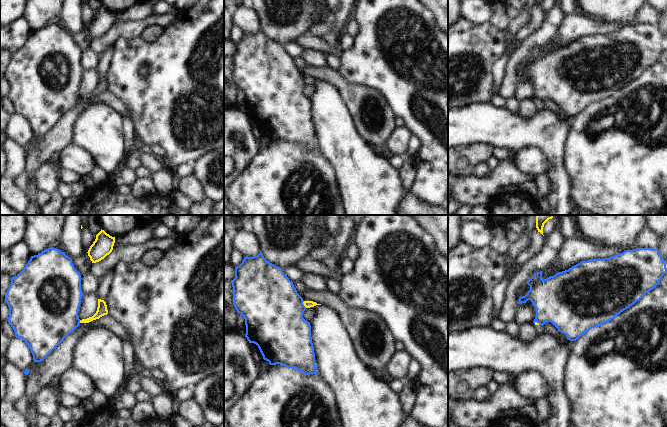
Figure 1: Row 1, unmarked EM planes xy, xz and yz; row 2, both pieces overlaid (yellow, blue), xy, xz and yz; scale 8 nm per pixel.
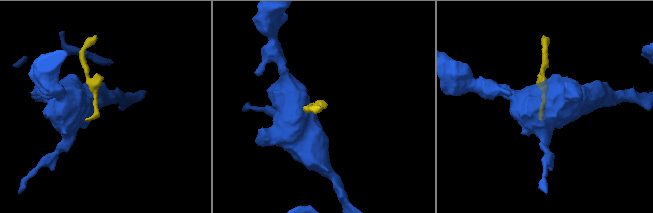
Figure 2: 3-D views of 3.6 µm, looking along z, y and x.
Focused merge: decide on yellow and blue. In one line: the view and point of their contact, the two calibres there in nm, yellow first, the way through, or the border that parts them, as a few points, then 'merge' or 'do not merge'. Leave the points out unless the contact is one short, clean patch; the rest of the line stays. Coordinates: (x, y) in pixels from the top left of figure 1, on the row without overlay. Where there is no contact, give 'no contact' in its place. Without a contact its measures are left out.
meets yellow in xz at (303, 79); 60 nm thick on the yellow side, 480 nm on the other; border along xz (303, 77), (306, 83); do not merge

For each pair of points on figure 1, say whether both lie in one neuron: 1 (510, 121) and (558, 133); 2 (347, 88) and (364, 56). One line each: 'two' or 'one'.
1: one
2: two

